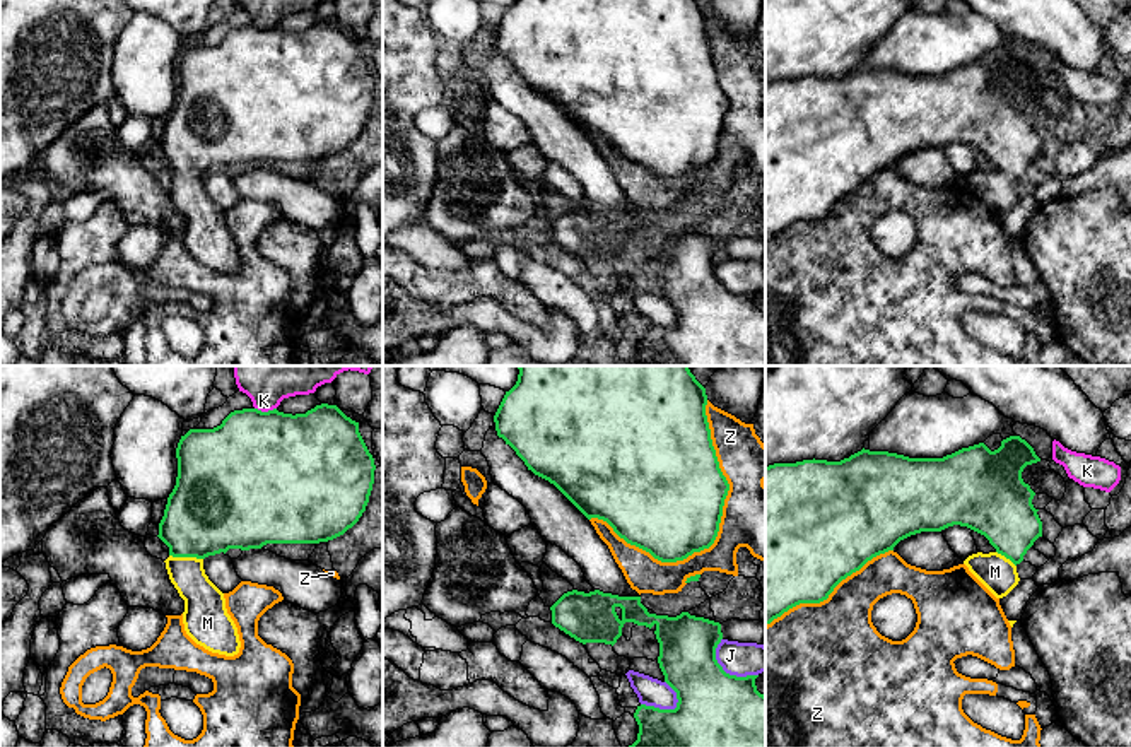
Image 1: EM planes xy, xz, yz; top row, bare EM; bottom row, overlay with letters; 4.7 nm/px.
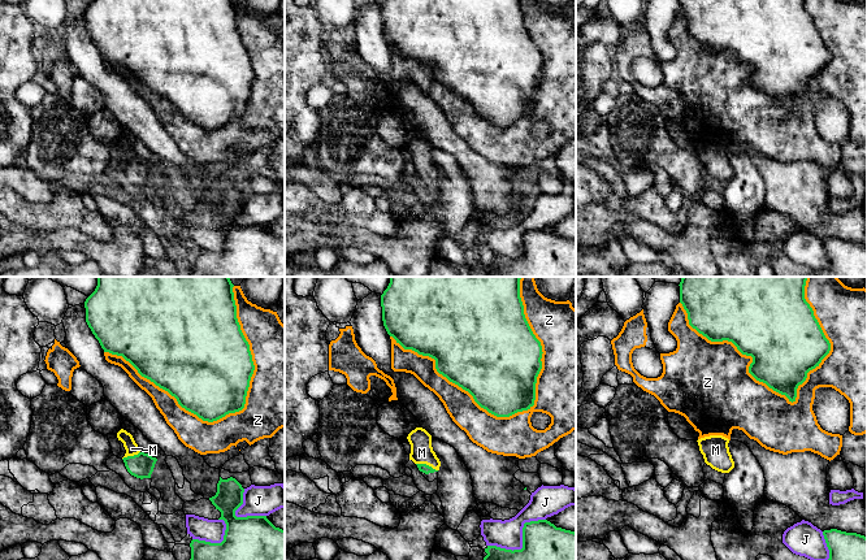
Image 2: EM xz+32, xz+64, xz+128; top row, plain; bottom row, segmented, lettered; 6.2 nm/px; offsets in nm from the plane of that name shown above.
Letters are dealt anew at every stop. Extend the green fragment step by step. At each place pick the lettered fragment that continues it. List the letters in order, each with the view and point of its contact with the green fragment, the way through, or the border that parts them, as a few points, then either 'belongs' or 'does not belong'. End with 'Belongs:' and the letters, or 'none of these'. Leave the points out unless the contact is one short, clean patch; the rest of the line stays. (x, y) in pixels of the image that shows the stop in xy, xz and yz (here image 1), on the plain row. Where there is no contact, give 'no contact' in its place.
J: meets green in xz at (723, 288); does not belong
K: meets green in xy at (265, 29); does not belong
M: meets green in xy at (187, 173); belongs
Z: meets green in xz at (725, 115); does not belong
Belongs: M

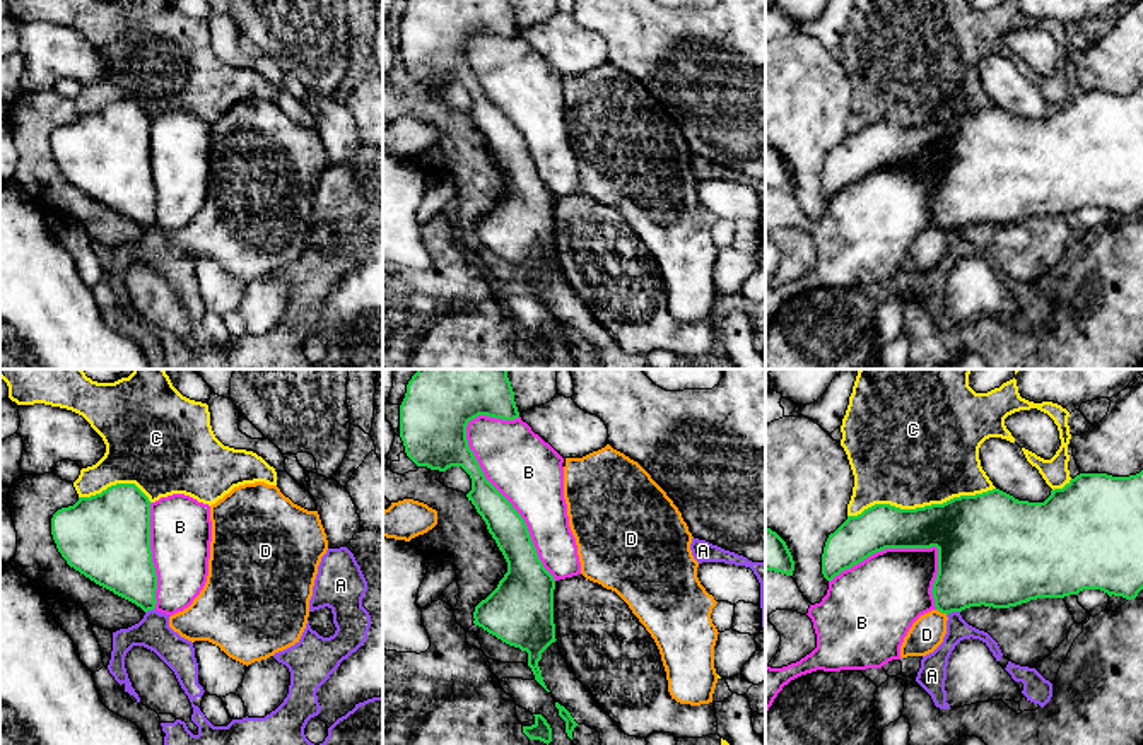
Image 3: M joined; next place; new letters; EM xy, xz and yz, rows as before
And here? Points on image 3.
A: meets green in yz at (952, 228); border along yz (959, 228), (952, 228), (947, 233); does not belong
B: meets green in xz at (503, 113); does not belong
C: meets green in yz at (921, 125); does not belong
D: meets green in yz at (942, 229); border along yz (937, 226), (947, 231); does not belong
Belongs: none of these

